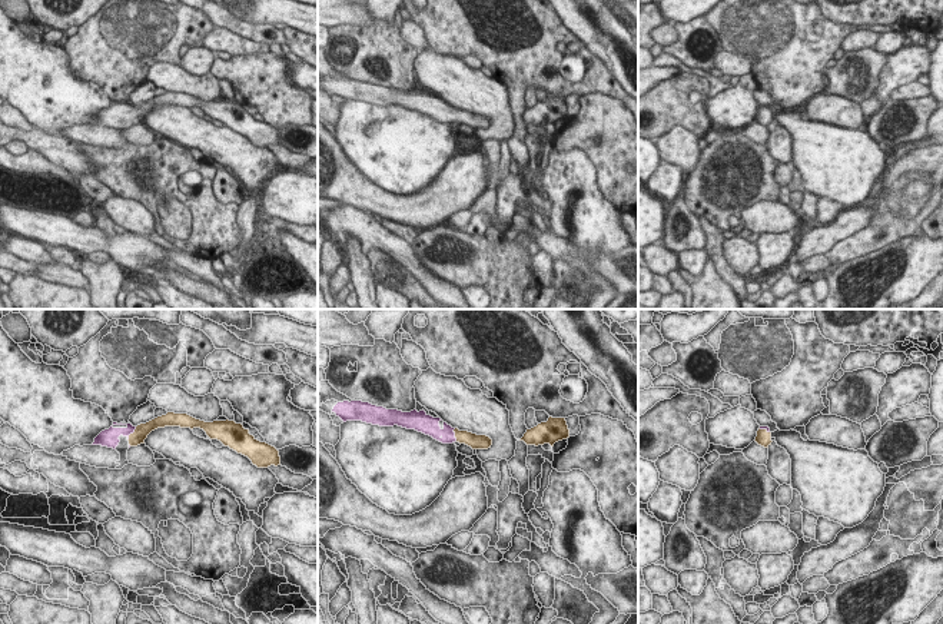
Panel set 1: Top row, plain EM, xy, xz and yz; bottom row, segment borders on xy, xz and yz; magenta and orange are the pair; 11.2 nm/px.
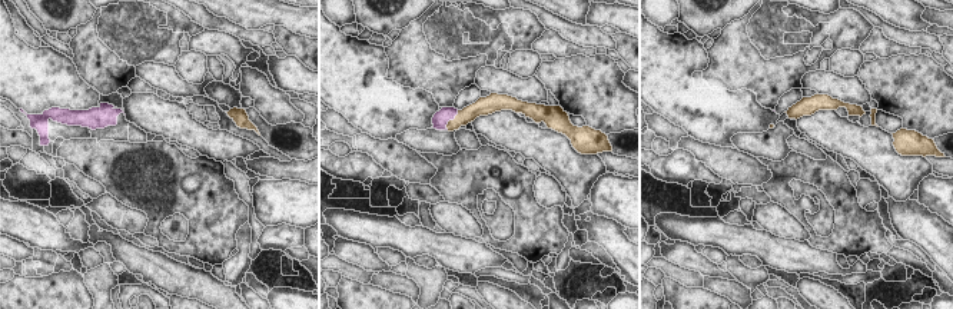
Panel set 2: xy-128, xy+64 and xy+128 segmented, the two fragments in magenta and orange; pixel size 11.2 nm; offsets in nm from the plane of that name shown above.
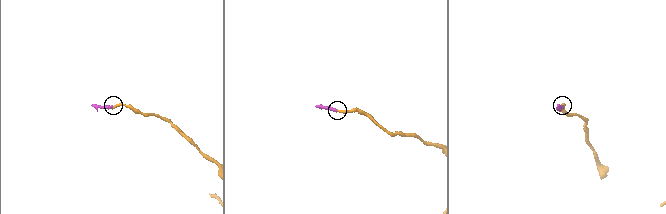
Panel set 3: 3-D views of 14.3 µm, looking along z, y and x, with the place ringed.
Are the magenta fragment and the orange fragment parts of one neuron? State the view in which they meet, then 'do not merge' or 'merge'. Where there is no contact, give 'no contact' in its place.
contact in xy; merge

